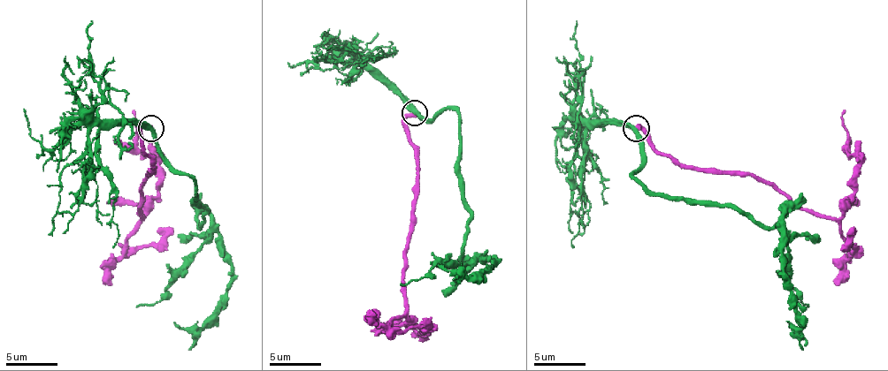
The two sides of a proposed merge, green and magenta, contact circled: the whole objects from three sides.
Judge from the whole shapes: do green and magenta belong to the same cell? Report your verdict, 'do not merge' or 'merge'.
do not merge

